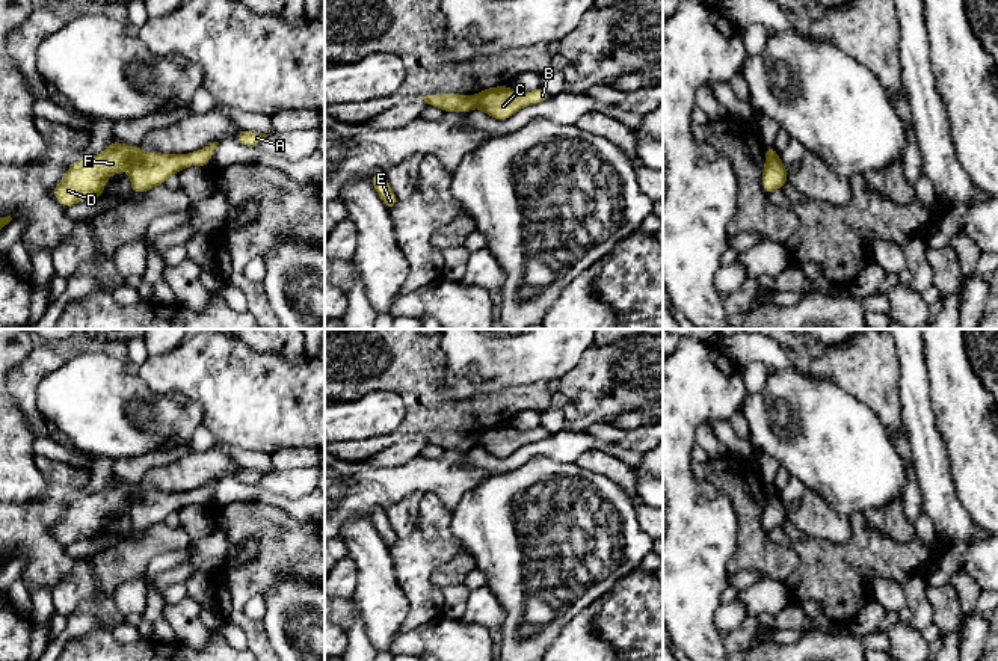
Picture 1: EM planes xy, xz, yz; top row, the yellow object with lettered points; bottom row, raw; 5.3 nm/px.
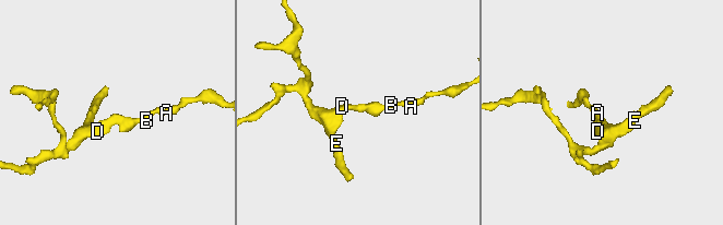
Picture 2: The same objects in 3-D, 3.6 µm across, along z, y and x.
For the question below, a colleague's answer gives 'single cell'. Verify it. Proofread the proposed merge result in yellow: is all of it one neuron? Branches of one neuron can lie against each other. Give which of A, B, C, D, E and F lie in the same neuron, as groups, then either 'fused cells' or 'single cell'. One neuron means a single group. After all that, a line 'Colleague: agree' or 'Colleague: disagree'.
A B C / D E F | fused cells
Colleague: disagree

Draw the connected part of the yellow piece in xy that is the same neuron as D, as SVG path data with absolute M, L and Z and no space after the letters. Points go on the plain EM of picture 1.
M113 478L100 492L71 501L65 515L53 527L53 534L66 546L95 537L103 533L107 518L128 509L142 490L140 484Z

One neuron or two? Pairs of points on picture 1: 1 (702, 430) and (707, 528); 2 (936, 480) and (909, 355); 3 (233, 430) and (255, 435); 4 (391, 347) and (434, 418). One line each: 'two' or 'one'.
1: two
2: one
3: one
4: one

